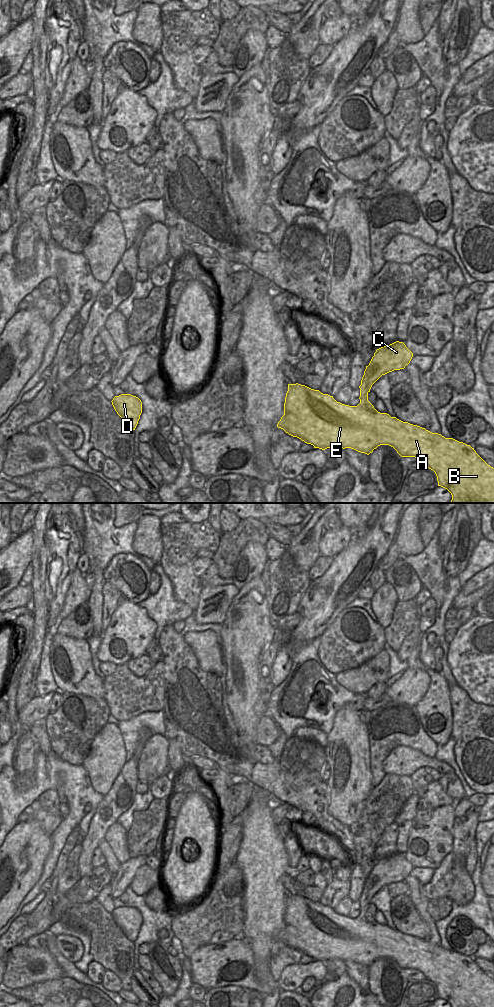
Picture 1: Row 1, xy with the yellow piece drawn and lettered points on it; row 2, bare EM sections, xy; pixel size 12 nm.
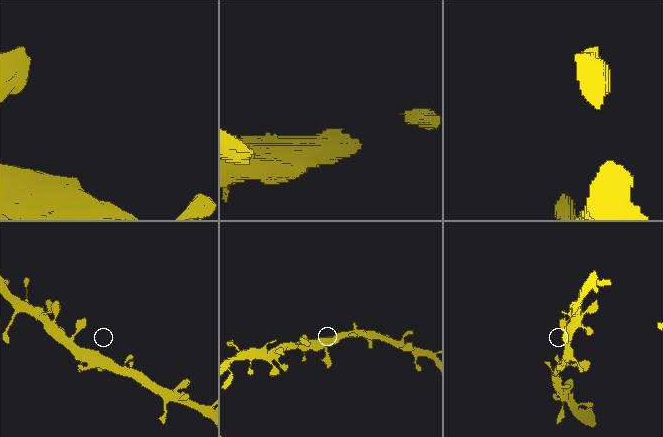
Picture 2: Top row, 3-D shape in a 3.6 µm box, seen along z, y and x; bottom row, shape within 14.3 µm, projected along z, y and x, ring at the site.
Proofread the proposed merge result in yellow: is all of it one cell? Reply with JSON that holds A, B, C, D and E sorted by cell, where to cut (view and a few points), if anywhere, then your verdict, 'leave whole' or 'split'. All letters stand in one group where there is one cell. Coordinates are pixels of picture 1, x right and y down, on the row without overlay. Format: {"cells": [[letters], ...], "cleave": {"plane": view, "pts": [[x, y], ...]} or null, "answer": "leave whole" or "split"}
{"cells": [["A", "B", "C", "D", "E"]], "cleave": null, "answer": "leave whole"}

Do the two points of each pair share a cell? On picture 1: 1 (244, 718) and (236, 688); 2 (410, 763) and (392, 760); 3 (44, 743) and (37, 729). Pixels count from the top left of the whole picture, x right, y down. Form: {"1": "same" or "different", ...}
{"1": "same", "2": "same", "3": "same"}

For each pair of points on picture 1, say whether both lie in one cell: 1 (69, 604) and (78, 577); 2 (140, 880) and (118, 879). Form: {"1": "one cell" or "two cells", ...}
{"1": "one cell", "2": "two cells"}

